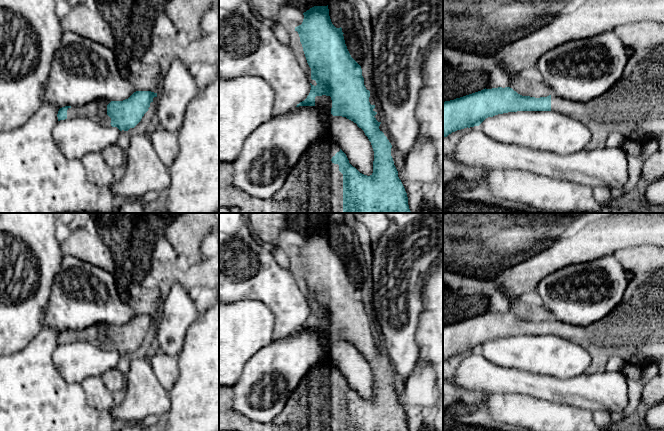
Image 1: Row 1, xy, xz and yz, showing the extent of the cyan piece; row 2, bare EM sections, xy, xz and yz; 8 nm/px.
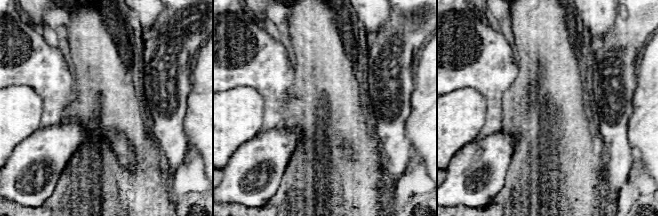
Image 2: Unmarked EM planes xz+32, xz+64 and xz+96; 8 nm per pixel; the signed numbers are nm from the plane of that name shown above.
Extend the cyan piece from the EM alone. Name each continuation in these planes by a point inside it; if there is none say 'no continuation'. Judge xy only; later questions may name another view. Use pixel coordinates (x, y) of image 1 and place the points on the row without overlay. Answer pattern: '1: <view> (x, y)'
1: xy (96, 334)

